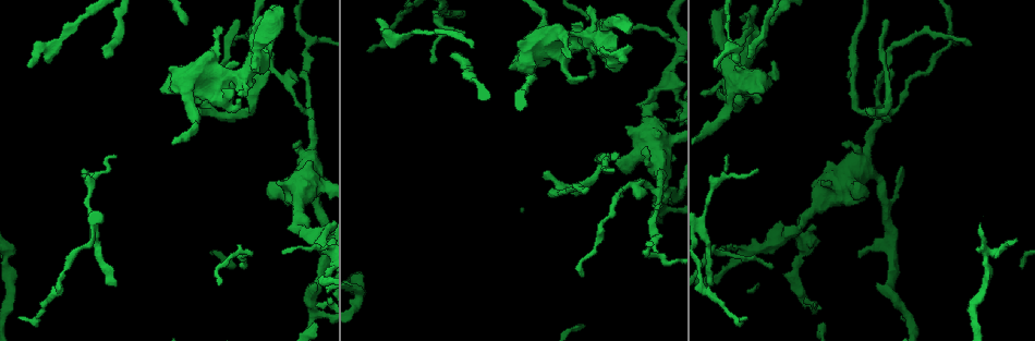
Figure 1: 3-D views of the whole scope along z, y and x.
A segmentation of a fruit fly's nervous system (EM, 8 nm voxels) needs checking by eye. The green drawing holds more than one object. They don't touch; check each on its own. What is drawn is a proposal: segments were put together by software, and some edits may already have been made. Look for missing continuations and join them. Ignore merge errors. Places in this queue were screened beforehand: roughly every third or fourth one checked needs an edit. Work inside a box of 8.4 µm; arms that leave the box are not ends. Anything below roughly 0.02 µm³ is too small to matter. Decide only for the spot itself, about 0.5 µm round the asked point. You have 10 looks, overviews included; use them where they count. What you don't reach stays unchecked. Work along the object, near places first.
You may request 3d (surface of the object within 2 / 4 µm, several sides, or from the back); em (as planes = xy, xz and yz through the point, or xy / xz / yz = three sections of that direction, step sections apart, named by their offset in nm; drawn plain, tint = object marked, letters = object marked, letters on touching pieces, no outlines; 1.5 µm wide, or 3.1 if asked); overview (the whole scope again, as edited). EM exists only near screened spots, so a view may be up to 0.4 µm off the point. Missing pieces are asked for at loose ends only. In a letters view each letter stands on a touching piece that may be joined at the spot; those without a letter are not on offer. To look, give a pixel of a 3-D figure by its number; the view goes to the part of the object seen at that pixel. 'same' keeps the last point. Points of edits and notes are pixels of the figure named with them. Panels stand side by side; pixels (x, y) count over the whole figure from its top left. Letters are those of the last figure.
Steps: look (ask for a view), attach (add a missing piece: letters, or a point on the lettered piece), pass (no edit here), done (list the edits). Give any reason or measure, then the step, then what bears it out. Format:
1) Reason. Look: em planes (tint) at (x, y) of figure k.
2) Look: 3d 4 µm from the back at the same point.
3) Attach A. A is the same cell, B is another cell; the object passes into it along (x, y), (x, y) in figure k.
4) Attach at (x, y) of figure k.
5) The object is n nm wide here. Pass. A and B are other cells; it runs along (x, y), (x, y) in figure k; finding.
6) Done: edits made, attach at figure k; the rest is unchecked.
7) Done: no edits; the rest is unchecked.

Look: 3d 2 µm at (815, 308) of figure 1.

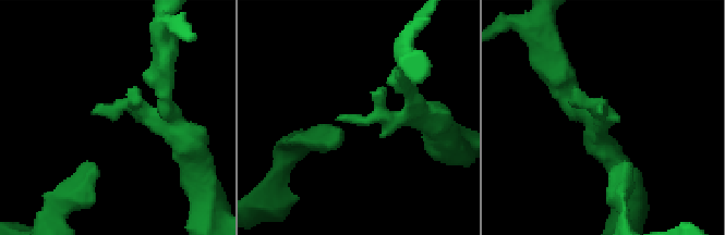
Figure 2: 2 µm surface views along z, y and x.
Shape alone is not enough. Look: em planes (tint) at (338, 118) of figure 2.

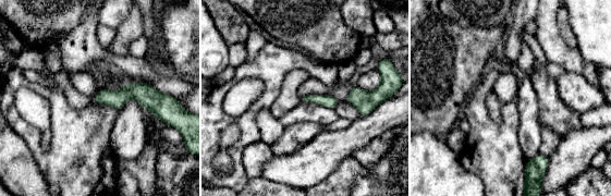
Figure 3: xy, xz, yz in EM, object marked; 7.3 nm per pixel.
See the neighbours. Look: em planes (letters) at the same point.

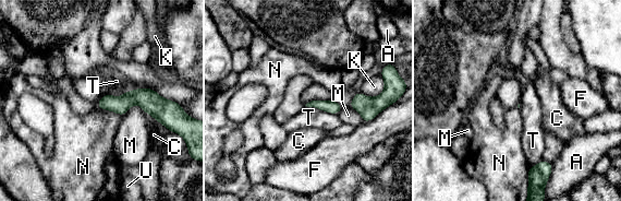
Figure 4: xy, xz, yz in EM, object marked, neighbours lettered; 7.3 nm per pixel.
Pass. A, C, F, K, M, N, T and U are other cells; it runs along (100, 104), (147, 98), (165, 109) in figure 4; no lettered piece goes on from it.

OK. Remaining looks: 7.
Look: em planes (letters) at (713, 67) of figure 1.

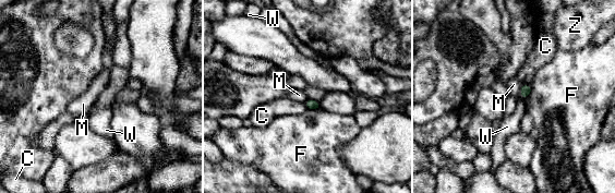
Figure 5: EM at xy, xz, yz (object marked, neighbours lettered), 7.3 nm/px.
The object is 80 nm wide here. Pass. C, F, M, W and Z are other cells; a border runs along (521, 84), (520, 98) in figure 5; none of them fits.

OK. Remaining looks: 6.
Free end. Look: em planes (letters) at (219, 29) of figure 1.

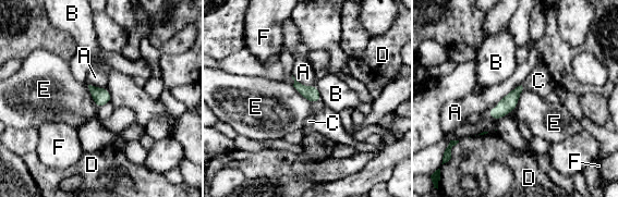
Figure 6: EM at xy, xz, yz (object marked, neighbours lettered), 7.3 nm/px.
Attach C. C is the same cell, A, B, D, E and F are other cells; the object passes into it along (311, 94), (316, 101), (317, 106) in figure 6; it goes on there.

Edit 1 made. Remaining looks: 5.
Redraw. Look: overview.

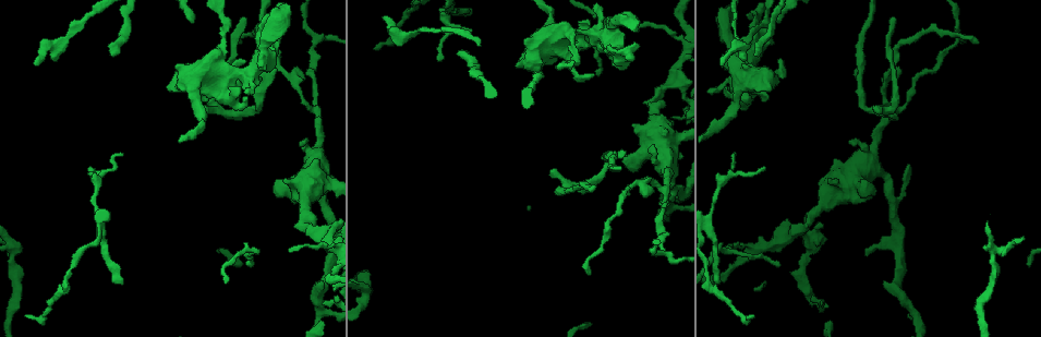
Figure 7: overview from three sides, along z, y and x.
Free end. Look: em planes (plain) at (305, 138) of figure 7.

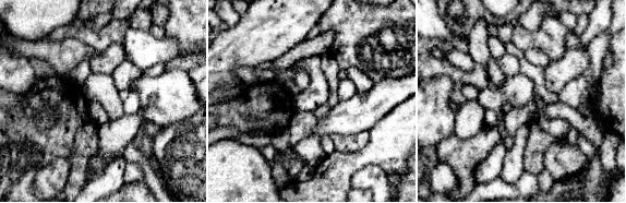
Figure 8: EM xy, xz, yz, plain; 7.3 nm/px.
What lies round it. Look: em planes (letters) at the same point.

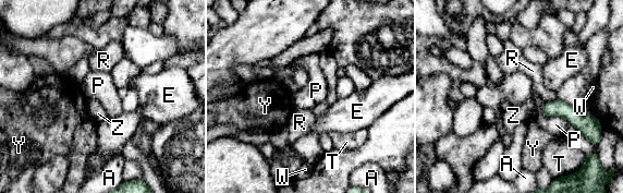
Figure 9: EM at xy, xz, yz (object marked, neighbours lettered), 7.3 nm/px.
Pass. A, E, P, R, T, W, Y and Z are other cells; none of them fits.

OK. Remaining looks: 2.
Done: edits made, attach at figure 6; the rest is unchecked.

